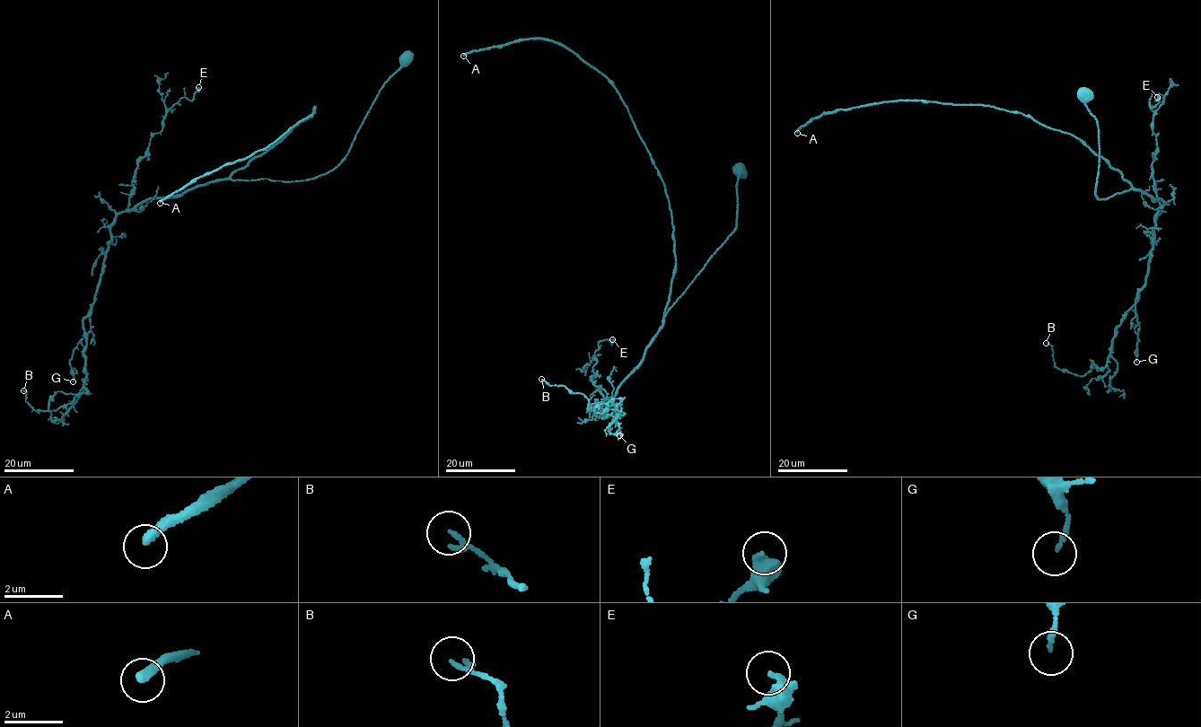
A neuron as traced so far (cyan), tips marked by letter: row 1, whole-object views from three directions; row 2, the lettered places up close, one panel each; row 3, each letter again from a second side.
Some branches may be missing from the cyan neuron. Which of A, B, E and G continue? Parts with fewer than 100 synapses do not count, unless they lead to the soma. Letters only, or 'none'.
A

